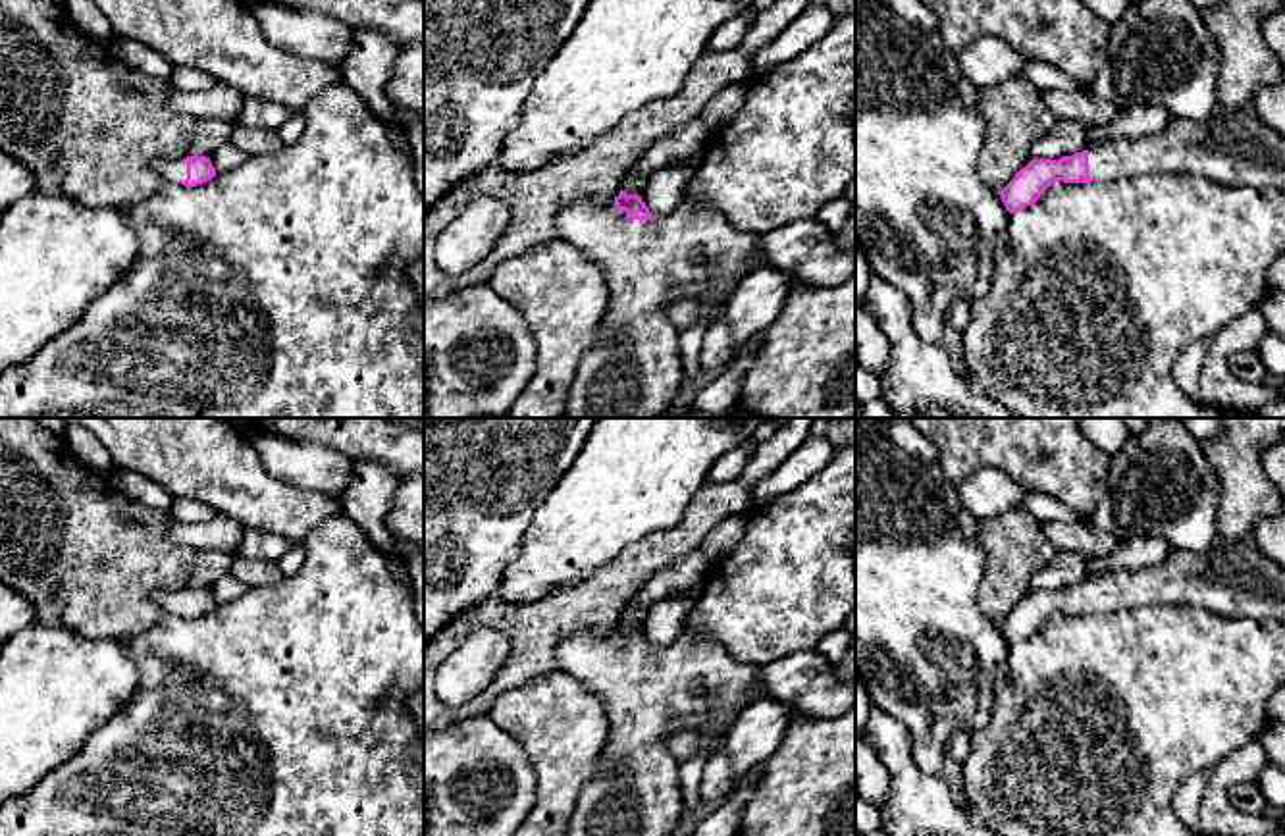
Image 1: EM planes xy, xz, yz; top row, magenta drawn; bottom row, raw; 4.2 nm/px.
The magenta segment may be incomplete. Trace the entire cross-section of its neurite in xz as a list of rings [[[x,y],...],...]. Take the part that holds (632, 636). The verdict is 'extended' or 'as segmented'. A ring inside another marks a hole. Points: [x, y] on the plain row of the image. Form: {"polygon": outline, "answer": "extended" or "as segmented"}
{"polygon": [[[622,620],[613,632],[582,630],[563,641],[557,670],[595,692],[609,718],[609,738],[578,796],[566,836],[676,836],[686,807],[680,763],[672,759],[667,738],[676,728],[697,732],[713,720],[721,742],[746,707],[767,699],[757,666],[734,661],[707,636],[678,632],[665,649],[653,649],[642,628]]], "answer": "extended"}

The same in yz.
{"polygon": [[[1218,536],[1202,553],[1171,549],[1158,566],[1094,576],[1060,591],[1031,591],[998,626],[1013,645],[1056,613],[1106,614],[1142,605],[1200,607],[1225,618],[1285,624],[1285,570],[1256,543]]], "answer": "extended"}

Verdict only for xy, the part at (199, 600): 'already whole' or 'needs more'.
needs more

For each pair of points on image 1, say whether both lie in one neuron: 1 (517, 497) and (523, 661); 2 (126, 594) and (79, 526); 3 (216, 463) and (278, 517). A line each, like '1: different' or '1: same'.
1: different
2: same
3: same

